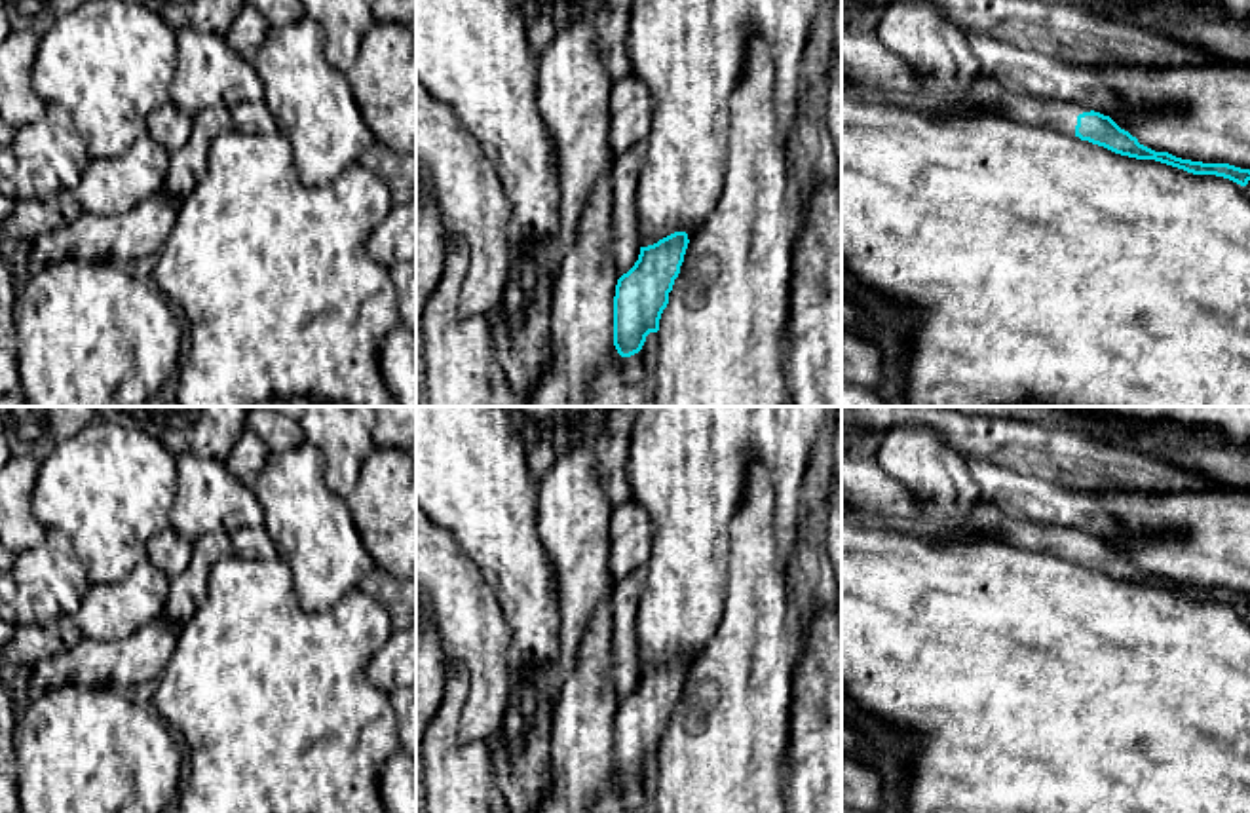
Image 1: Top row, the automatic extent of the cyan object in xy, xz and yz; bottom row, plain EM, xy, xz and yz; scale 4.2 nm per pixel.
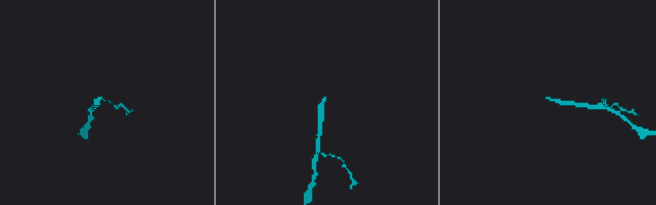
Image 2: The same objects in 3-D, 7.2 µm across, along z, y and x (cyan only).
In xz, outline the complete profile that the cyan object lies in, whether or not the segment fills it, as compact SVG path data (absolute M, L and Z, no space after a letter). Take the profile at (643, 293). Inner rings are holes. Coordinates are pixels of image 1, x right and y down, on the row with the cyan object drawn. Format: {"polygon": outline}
{"polygon": "M674 232L653 245L640 247L634 266L617 279L614 346L621 357L638 353L646 336L659 331L688 243L686 232Z"}

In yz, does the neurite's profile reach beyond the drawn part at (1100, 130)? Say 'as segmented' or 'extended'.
extended

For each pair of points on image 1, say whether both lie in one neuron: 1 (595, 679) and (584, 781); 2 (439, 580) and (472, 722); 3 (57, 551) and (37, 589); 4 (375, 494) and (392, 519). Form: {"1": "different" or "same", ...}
{"1": "same", "2": "same", "3": "same", "4": "same"}

